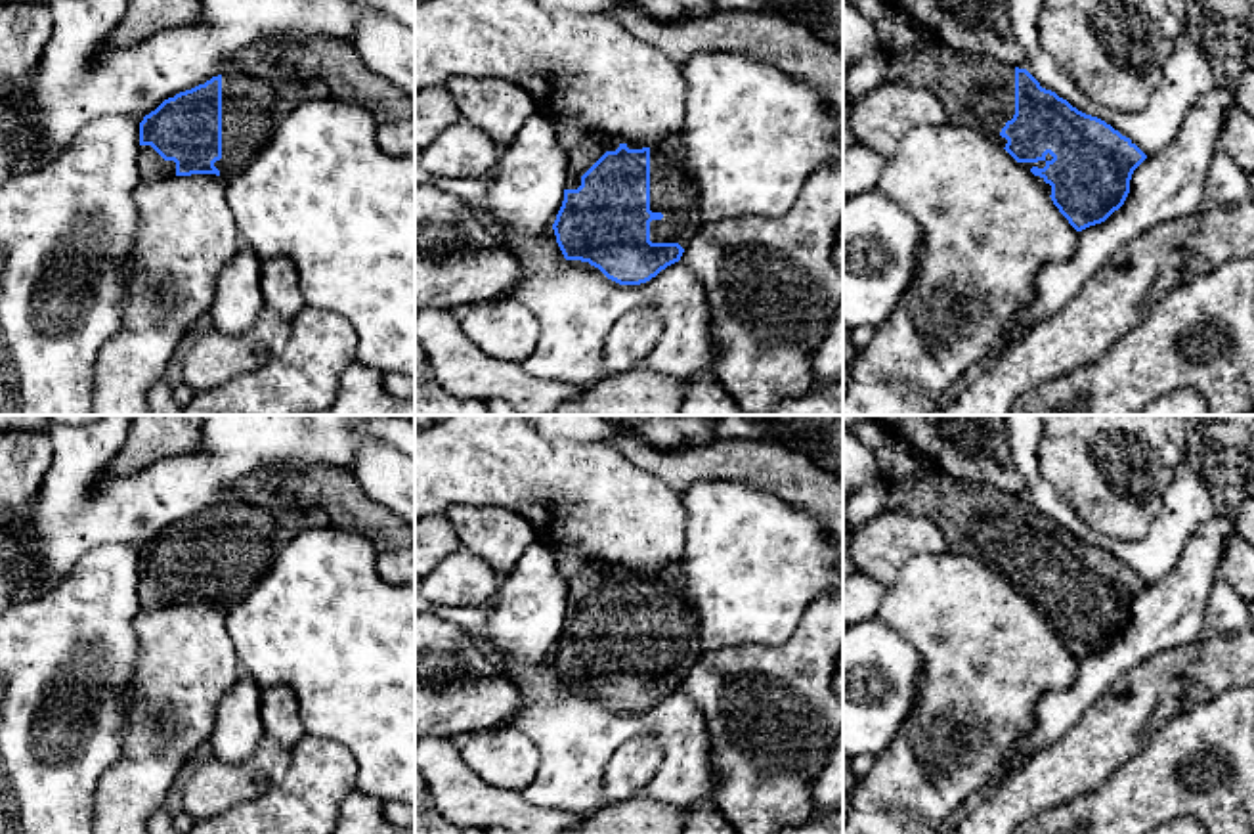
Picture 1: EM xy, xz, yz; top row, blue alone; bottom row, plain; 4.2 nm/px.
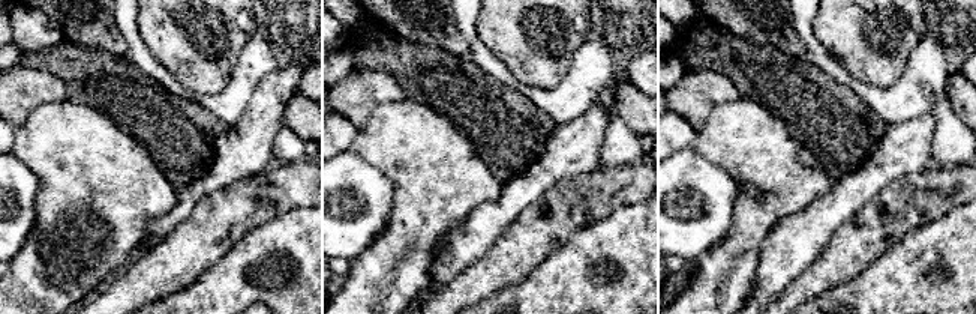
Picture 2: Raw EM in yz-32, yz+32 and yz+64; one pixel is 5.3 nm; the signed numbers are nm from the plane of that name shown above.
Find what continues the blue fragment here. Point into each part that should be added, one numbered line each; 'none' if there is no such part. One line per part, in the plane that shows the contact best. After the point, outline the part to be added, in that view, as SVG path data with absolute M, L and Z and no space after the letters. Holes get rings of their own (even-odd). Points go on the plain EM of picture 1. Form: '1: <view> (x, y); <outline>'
1: xz (673, 622); M679 562L650 576L650 639L663 643L650 650L652 671L679 671L686 677L705 652Z

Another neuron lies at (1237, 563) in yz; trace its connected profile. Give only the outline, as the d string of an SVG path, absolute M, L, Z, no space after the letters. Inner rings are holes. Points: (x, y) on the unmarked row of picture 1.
M1239 532L1225 543L1220 574L1246 603L1254 601L1254 547Z

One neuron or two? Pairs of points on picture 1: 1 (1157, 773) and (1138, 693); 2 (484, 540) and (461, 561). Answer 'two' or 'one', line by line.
1: two
2: two

